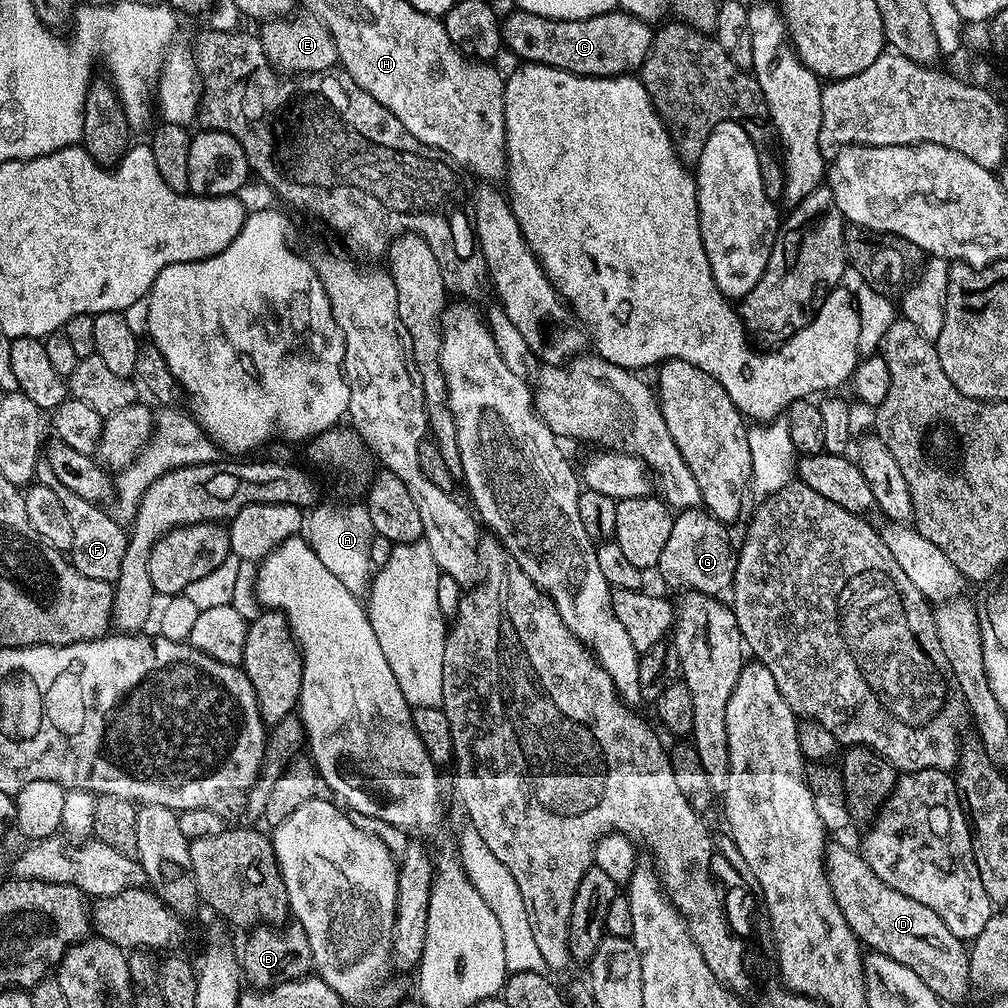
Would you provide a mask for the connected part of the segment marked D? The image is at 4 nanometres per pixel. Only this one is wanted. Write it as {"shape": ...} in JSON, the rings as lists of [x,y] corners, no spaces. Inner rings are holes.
{"shape":[[[829,843],[822,864],[842,918],[846,918],[850,930],[865,949],[873,948],[873,953],[894,958],[894,962],[902,962],[902,966],[910,966],[910,970],[914,970],[942,1002],[963,998],[964,988],[969,987],[969,949],[965,941],[956,937],[946,922],[930,910],[930,906],[922,906],[922,902],[906,898],[902,890],[886,886],[886,882],[870,870],[857,849],[855,852],[844,844]]]}

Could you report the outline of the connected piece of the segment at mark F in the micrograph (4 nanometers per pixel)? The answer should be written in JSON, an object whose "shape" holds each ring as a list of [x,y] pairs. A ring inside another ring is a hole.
{"shape":[[[40,462],[36,466],[35,483],[42,486],[50,486],[50,490],[54,490],[58,494],[58,498],[62,502],[62,510],[66,510],[66,522],[70,522],[72,527],[72,546],[70,549],[70,563],[86,578],[98,578],[102,582],[112,584],[118,578],[118,574],[122,570],[122,558],[126,554],[126,546],[128,545],[128,532],[115,520],[112,516],[107,516],[103,512],[103,507],[97,506],[93,501],[86,498],[78,498],[78,494],[74,494],[70,490],[66,490],[62,486],[62,482],[58,482],[58,478],[54,478],[54,470],[50,470],[47,462]]]}

